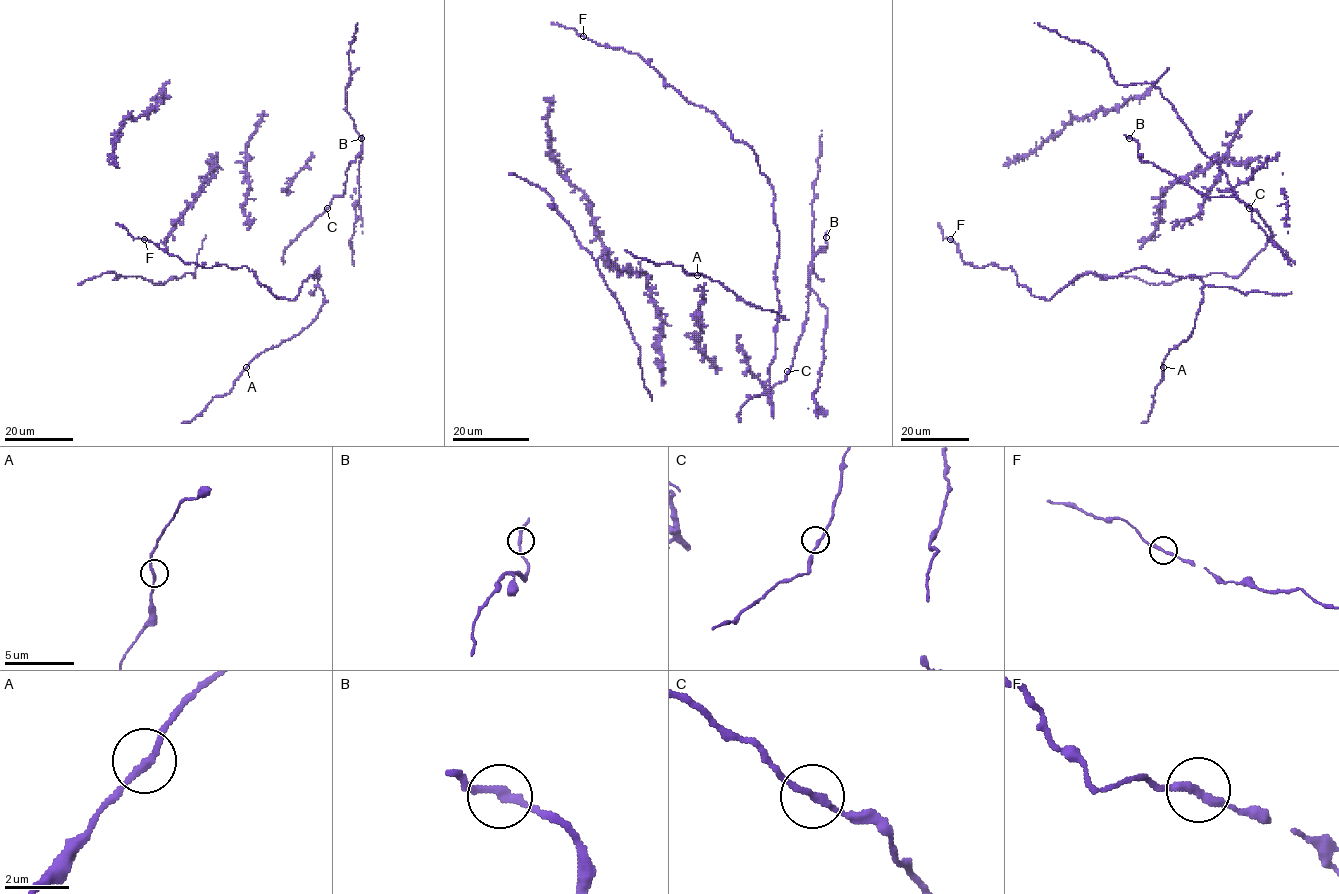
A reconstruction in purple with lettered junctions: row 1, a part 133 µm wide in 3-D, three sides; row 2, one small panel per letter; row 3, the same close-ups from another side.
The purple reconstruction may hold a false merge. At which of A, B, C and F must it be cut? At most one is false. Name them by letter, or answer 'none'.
none

